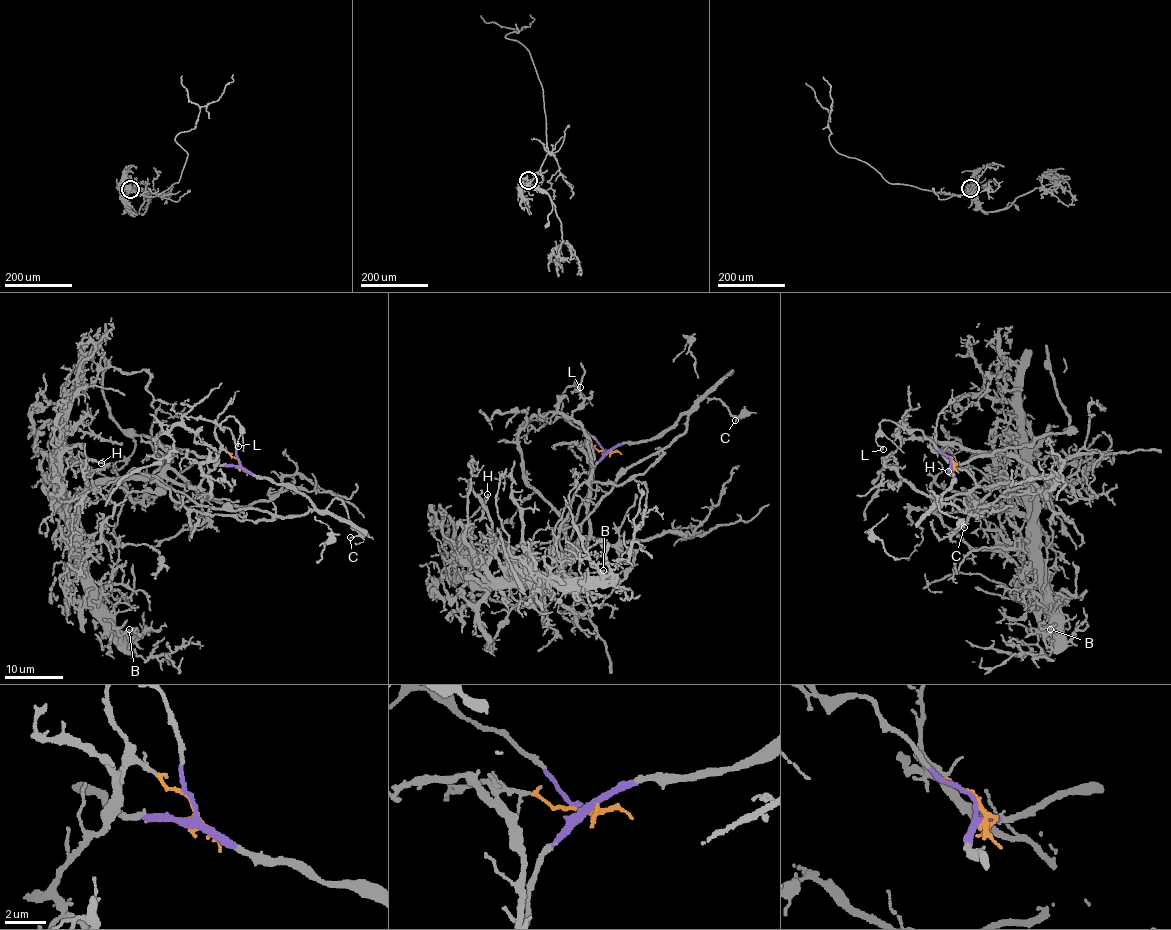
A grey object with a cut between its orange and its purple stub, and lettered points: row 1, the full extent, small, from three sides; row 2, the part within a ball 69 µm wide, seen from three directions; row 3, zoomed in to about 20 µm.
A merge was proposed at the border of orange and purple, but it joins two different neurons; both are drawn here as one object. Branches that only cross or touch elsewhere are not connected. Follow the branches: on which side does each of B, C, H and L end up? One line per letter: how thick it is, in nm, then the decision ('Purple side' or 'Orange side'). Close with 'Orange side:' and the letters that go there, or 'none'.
B: Thickness 170 nm. Orange side
C: Thickness 100 nm. Purple side
H: Thickness 160 nm. Orange side
L: Thickness 120 nm. Purple side
Orange side: B, H

